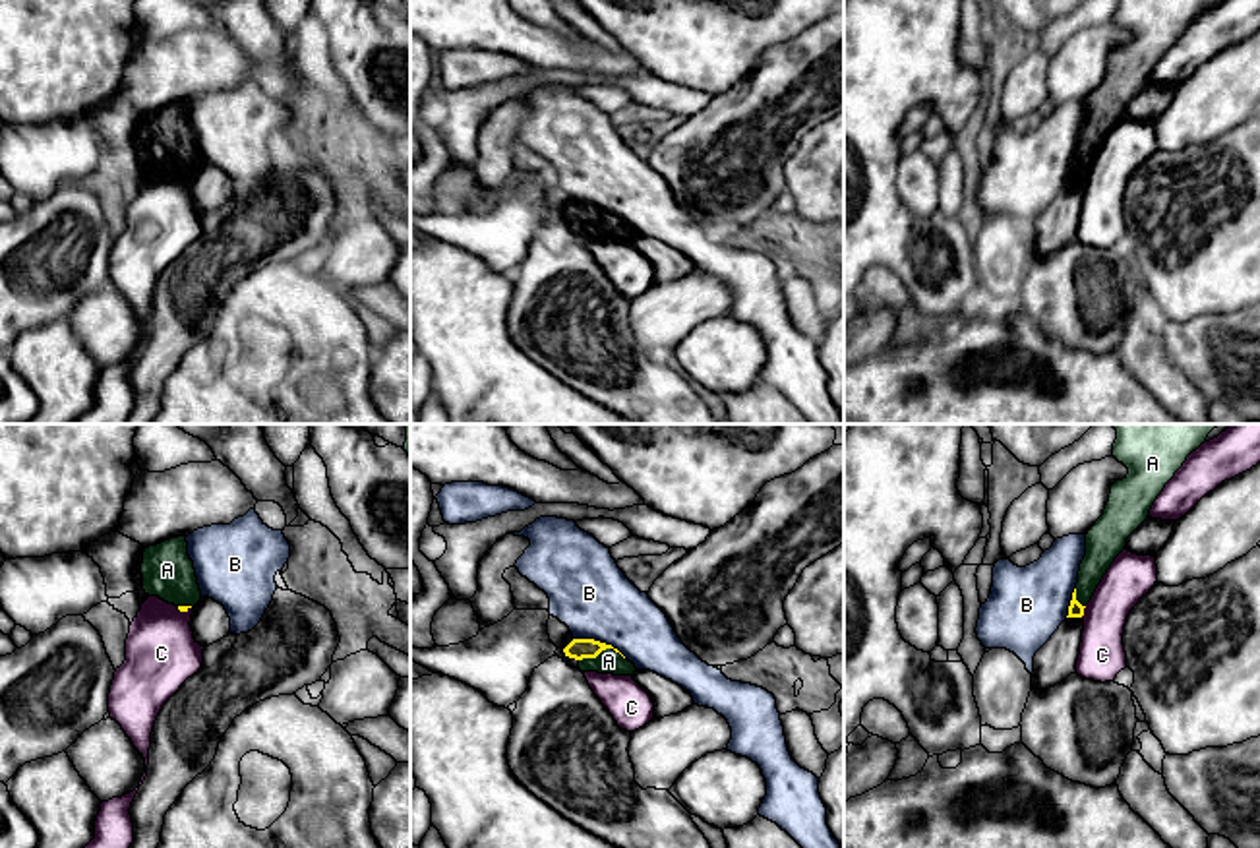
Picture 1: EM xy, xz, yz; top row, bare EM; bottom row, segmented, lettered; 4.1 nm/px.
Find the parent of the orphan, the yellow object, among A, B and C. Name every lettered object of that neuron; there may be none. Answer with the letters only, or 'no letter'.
A

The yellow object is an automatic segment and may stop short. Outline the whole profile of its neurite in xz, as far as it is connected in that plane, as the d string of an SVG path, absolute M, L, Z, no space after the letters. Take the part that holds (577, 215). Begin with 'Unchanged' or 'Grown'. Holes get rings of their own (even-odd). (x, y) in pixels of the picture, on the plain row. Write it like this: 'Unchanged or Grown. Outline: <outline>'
Grown. Outline: M573 205L563 219L579 228L581 238L633 242L637 236L617 215L594 205Z

